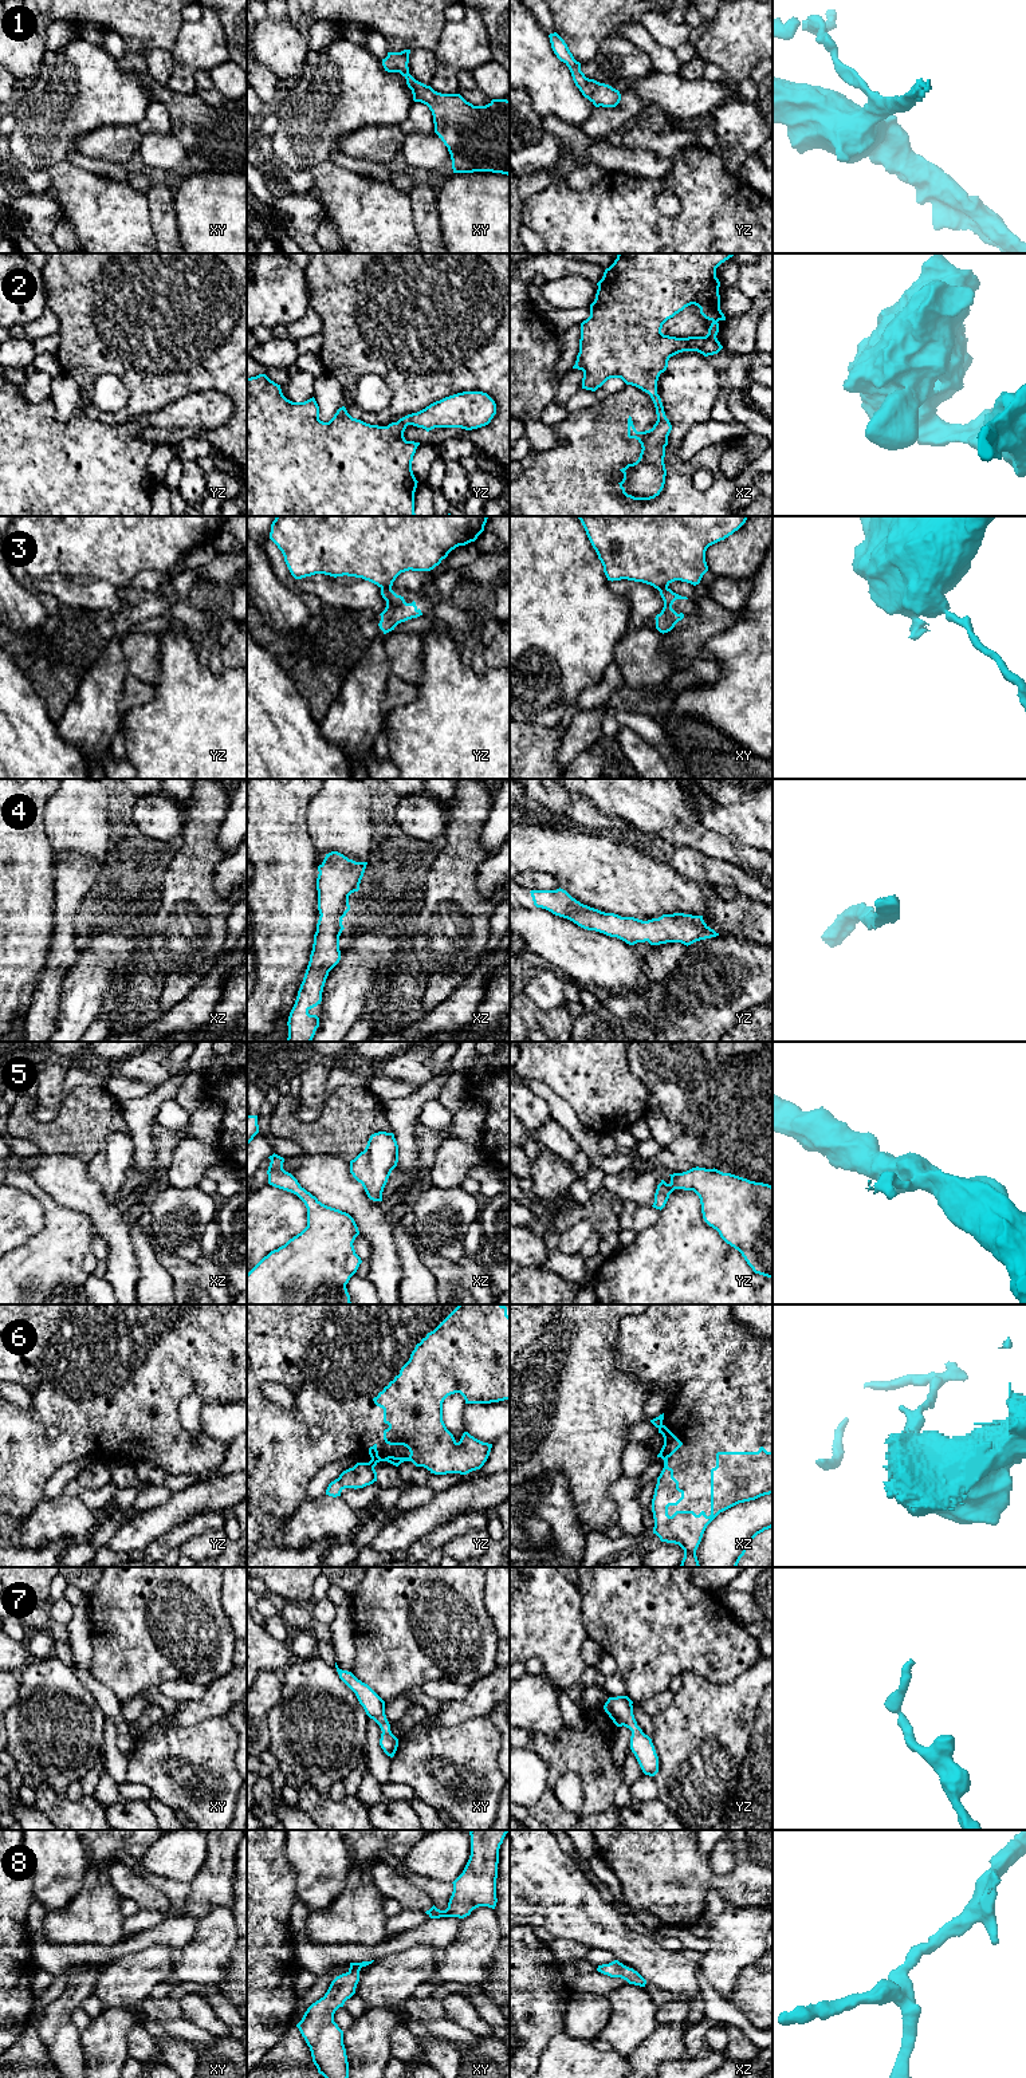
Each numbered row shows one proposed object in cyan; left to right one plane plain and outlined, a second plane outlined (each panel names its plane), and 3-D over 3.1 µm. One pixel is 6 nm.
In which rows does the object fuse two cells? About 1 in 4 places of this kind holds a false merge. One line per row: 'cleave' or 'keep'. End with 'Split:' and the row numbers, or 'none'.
1: keep
2: keep
3: cleave
4: keep
5: keep
6: cleave
7: keep
8: keep
Split: 3, 6

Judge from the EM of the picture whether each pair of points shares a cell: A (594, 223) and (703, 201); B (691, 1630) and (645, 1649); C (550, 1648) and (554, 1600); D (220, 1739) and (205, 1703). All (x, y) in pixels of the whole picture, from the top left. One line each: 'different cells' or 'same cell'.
A: same cell
B: same cell
C: same cell
D: different cells

